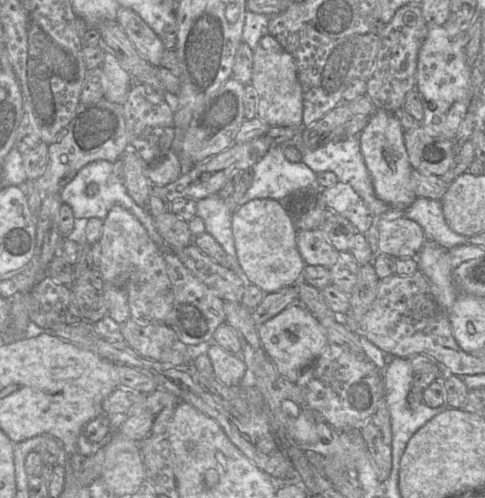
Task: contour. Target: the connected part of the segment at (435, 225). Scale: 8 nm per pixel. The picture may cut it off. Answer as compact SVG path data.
M417 198L404 212L404 216L421 226L426 241L432 241L445 249L452 249L468 242L467 237L449 228L440 201Z

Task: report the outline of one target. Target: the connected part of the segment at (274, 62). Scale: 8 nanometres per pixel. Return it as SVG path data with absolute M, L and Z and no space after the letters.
M271 35L263 36L253 51L253 69L250 84L258 95L257 117L273 126L301 129L302 89L292 56Z

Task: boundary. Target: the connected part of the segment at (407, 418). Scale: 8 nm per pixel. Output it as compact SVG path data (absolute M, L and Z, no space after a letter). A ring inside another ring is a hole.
M401 357L393 358L392 362L382 371L384 398L390 413L392 429L391 471L392 466L397 466L397 471L399 471L401 457L413 434L430 419L448 408L446 404L437 408L430 408L423 402L416 409L410 409L407 396L412 387L413 374L414 371L411 367L410 360Z

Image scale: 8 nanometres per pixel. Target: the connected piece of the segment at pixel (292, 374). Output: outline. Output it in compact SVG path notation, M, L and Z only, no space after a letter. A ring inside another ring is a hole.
M295 303L258 327L258 335L266 354L278 372L296 383L302 372L310 366L329 344L326 331L319 320L300 303Z

